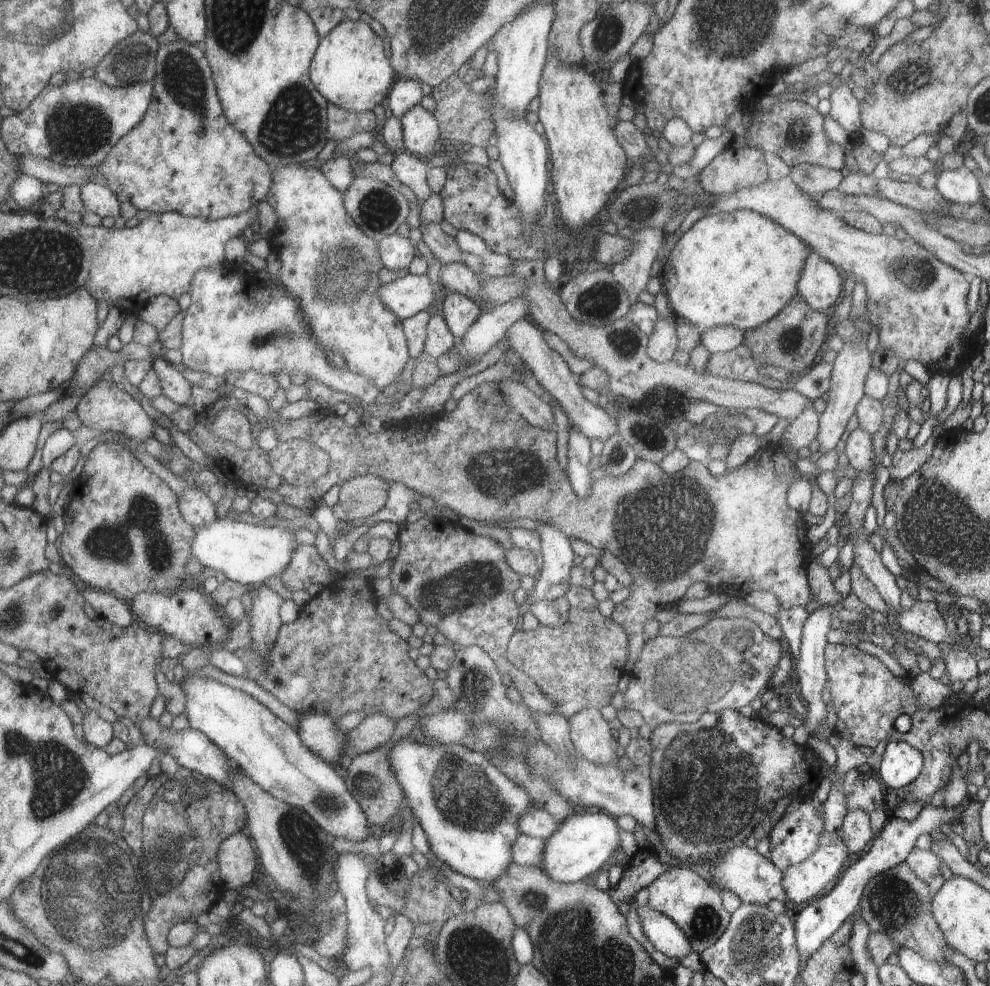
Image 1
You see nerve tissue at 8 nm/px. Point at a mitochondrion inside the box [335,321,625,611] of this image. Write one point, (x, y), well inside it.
(496, 472)

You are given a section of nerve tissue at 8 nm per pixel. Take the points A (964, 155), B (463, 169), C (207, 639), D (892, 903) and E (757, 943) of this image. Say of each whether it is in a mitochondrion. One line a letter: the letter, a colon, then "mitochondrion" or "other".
A: other
B: other
C: other
D: mitochondrion
E: mitochondrion

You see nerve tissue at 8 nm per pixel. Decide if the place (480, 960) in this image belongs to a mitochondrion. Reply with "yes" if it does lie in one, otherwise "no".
yes

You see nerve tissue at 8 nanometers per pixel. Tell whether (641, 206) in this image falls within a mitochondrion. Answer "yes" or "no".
yes

